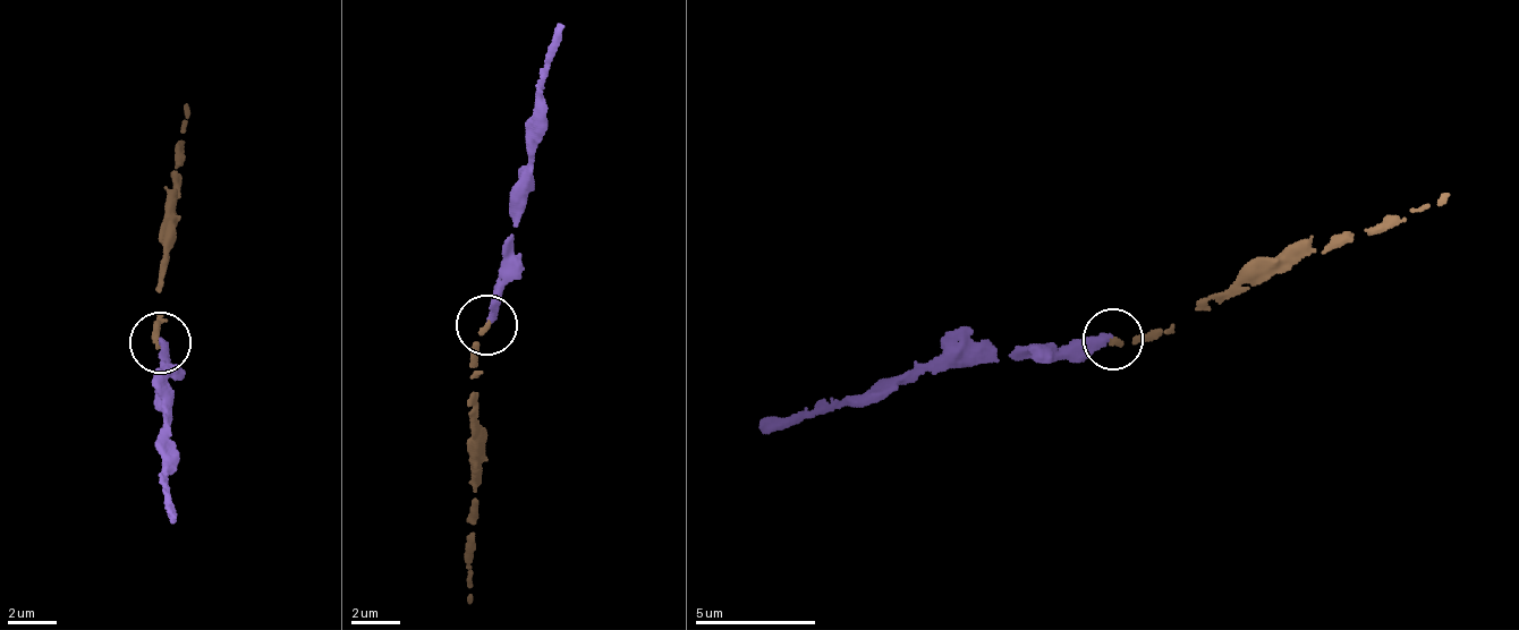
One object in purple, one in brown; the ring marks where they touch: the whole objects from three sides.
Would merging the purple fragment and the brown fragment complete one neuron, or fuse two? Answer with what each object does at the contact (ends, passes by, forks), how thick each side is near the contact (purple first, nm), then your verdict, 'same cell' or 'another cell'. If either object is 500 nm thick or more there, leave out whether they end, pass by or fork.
purple ends; brown ends; calibres 280 and 190 nm; same cell

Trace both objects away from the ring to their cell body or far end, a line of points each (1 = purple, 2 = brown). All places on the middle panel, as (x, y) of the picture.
1: (485, 325), (515, 229), (515, 181), (529, 162), (527, 117), (541, 105), (539, 66), (561, 28)
2: (485, 325), (474, 366), (471, 402), (478, 459), (465, 541), (472, 605)

